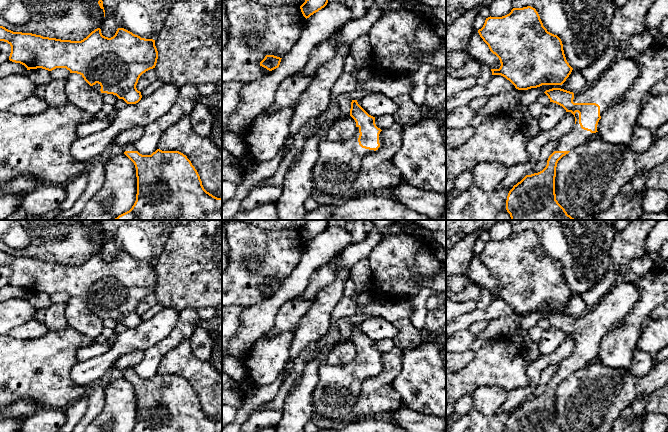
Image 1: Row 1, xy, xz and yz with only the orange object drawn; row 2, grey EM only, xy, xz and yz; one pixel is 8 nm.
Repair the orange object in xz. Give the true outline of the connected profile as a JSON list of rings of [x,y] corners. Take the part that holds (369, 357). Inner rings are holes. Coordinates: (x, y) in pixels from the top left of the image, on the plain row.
[[[352,324],[350,340],[356,346],[356,356],[347,365],[321,365],[318,369],[319,381],[312,395],[314,411],[331,420],[346,421],[353,417],[352,409],[356,404],[364,381],[381,372],[383,368],[381,353],[375,348],[375,341],[369,339],[357,326]]]

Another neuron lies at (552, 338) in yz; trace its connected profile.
[[[550,326],[548,329],[543,330],[538,346],[540,354],[549,355],[553,353],[566,338],[566,334],[556,327]]]

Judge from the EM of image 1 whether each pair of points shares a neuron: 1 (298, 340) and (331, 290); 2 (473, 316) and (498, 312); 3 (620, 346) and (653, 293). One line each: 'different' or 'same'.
1: same
2: same
3: same

